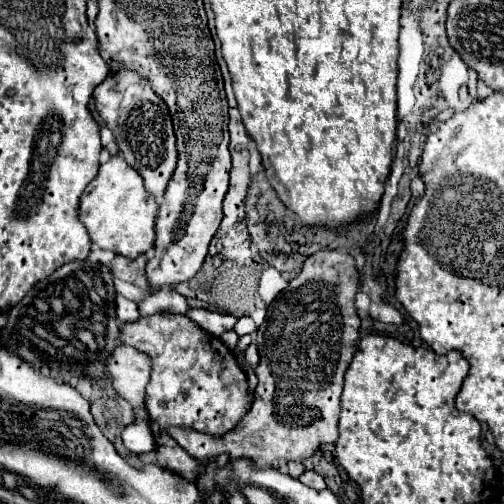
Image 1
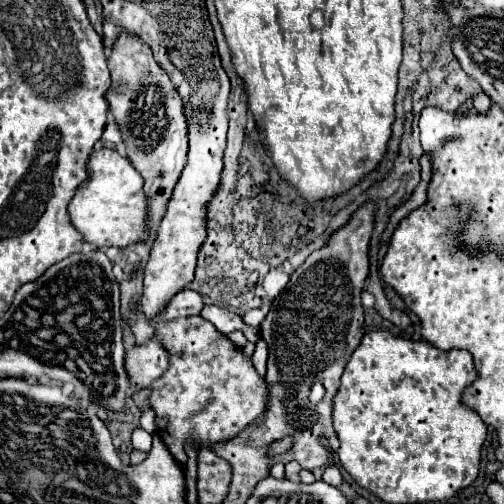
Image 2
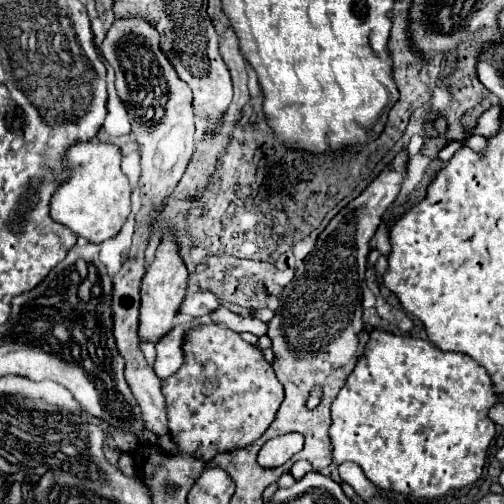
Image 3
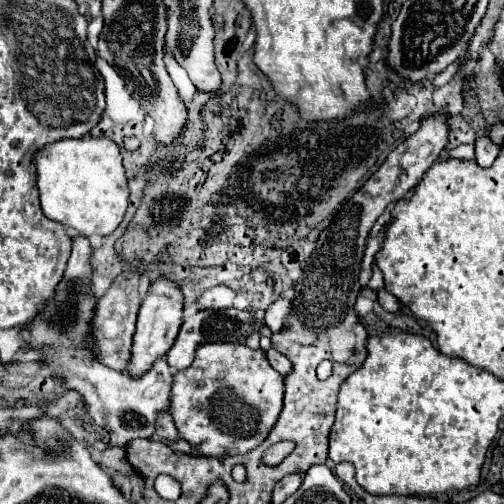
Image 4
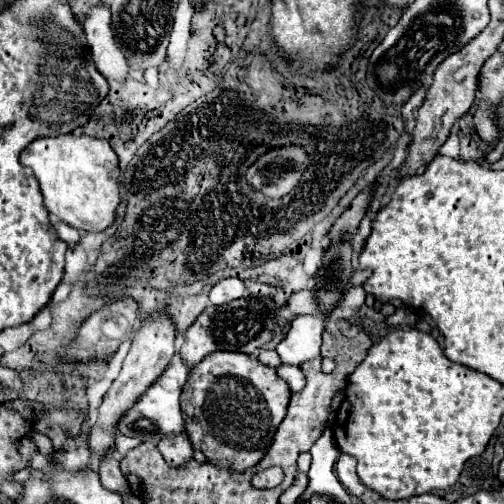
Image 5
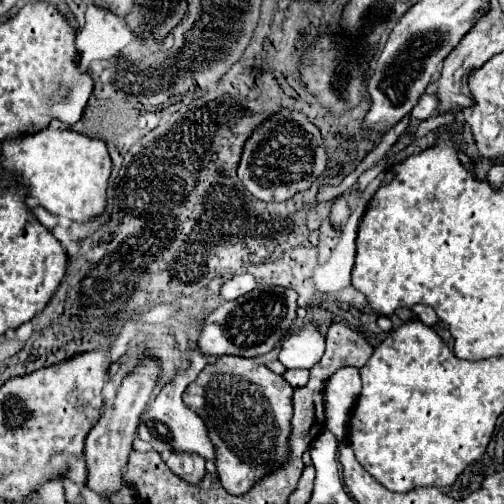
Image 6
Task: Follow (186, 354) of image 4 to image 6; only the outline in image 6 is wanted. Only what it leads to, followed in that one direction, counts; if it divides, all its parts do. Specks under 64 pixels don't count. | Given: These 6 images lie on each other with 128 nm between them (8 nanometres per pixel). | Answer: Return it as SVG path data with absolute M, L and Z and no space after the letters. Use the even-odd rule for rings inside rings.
M254 288L252 292L222 302L202 324L200 336L198 336L198 350L206 356L244 356L254 358L258 354L268 354L274 350L274 346L290 334L294 320L296 320L296 292L288 288Z

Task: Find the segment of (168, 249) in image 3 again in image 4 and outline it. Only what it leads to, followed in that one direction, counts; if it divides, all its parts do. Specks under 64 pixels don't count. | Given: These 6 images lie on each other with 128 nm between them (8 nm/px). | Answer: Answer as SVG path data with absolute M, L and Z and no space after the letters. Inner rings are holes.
M160 276L150 284L148 294L138 312L138 324L136 324L134 344L132 344L132 360L128 364L130 376L142 376L146 370L150 370L154 360L164 358L166 352L172 348L176 340L176 332L180 330L182 324L182 300L184 296L180 286L168 276Z

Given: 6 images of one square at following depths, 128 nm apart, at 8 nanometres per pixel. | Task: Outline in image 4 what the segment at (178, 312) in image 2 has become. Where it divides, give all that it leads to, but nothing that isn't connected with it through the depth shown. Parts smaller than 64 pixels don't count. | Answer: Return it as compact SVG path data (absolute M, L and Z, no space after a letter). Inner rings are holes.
M214 286L198 298L198 306L200 306L200 310L224 310L224 308L232 306L234 296L236 294L230 288Z

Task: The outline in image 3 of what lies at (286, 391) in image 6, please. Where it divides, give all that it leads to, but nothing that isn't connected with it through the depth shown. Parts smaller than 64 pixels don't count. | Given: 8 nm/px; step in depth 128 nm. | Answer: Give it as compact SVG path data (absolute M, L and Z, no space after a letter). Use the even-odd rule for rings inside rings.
M198 324L184 334L182 352L184 364L180 366L180 370L176 370L174 376L162 380L162 394L166 398L168 412L168 430L178 450L192 454L200 460L212 460L220 452L244 448L246 444L258 440L272 424L284 398L282 384L278 382L272 364L264 360L262 350L244 342L234 330L218 324Z

